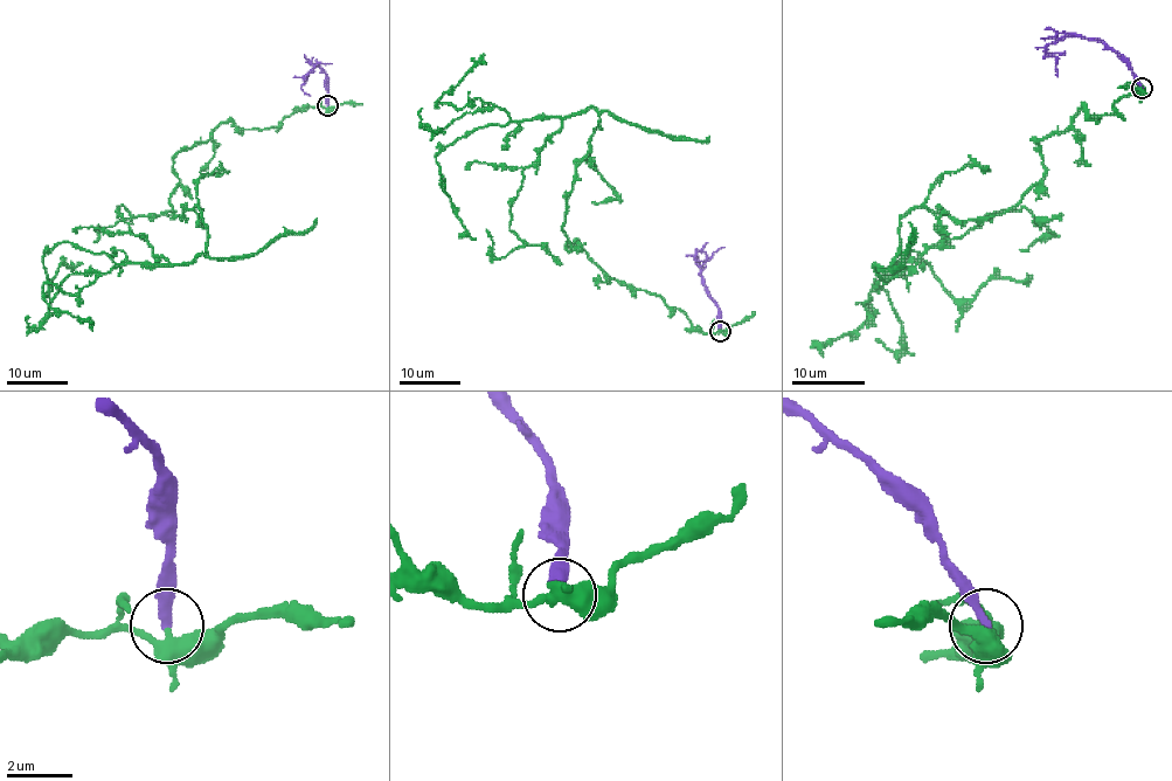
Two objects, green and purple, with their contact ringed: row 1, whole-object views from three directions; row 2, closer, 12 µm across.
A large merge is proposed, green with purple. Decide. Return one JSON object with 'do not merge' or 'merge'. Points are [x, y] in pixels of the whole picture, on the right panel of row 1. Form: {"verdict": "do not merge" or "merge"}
{"verdict": "do not merge"}

